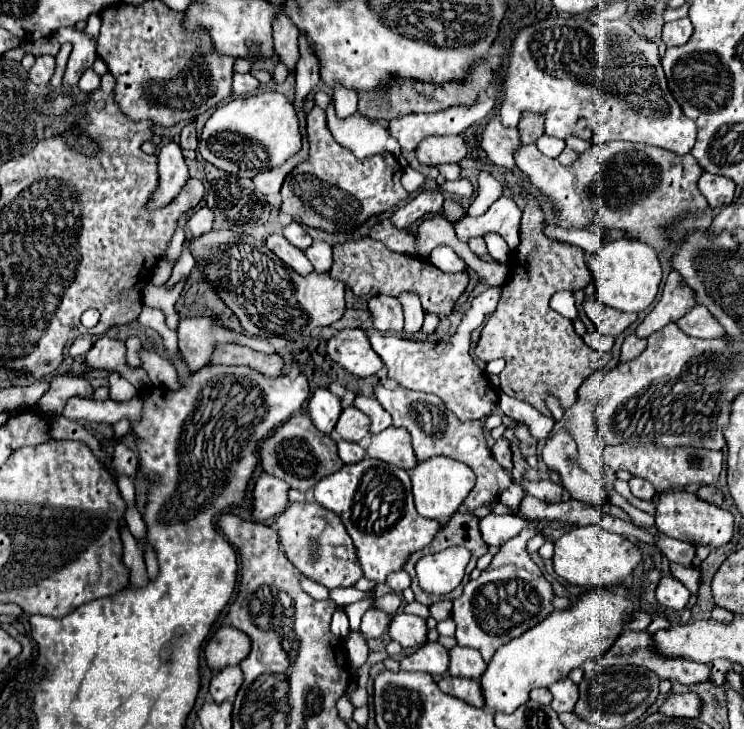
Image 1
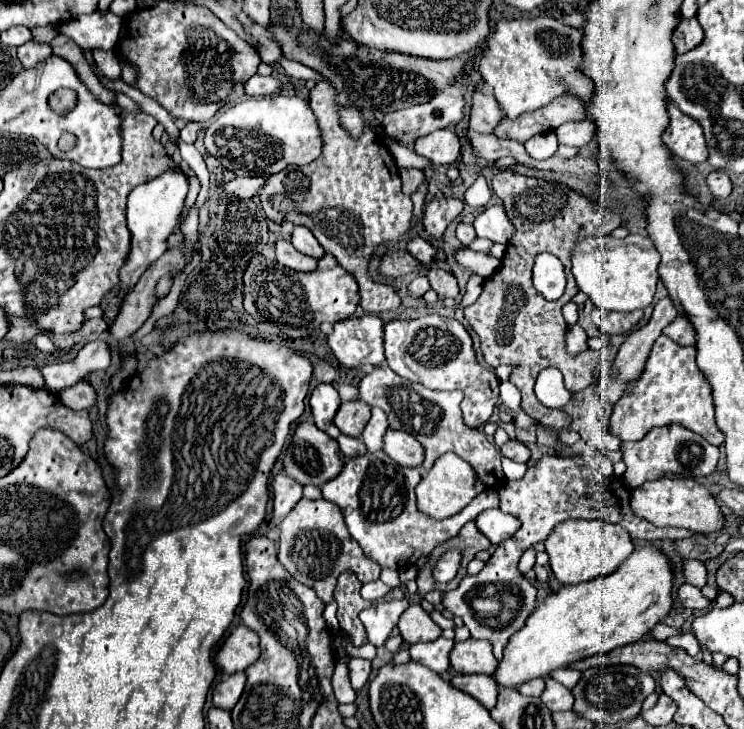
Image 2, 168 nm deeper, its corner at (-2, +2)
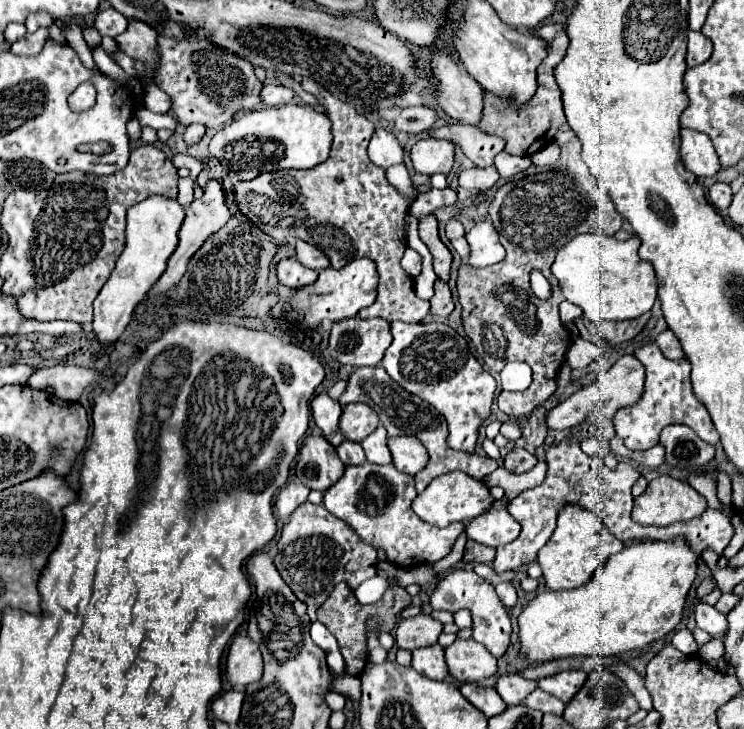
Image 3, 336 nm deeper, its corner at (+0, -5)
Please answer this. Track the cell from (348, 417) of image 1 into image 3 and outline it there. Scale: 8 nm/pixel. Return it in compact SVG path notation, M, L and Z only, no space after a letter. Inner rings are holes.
M349 404L343 408L339 428L353 442L365 440L379 426L379 416L367 404Z

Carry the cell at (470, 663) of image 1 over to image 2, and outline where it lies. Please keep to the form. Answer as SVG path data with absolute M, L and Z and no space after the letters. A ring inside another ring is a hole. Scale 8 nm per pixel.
M461 641L451 651L451 667L457 673L485 673L491 675L497 667L497 659L491 653L489 641Z

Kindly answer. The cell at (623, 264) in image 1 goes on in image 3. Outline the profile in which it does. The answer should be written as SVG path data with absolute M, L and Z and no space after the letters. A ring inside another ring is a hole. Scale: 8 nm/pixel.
M579 234L567 242L551 266L559 280L565 300L579 306L591 322L629 320L649 312L657 298L657 280L653 266L639 258L641 240L637 236L619 242L613 236Z

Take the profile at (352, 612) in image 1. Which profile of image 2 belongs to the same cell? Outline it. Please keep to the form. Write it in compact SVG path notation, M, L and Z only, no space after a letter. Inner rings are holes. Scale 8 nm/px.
M337 661L335 675L333 675L333 691L339 703L353 703L355 701L355 691L349 683L349 667L345 661Z

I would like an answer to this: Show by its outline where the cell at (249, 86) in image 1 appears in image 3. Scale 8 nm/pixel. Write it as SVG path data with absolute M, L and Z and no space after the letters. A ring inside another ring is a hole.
M267 84L261 90L261 98L265 106L281 106L281 104L289 104L295 98L295 94L291 88L283 84Z

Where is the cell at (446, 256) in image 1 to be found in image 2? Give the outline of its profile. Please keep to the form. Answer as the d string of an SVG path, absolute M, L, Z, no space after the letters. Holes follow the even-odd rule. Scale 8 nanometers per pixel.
M462 248L455 253L455 261L457 265L469 269L471 273L477 273L481 277L489 277L495 273L495 269L499 269L501 259L489 255L489 253L477 253L468 248Z

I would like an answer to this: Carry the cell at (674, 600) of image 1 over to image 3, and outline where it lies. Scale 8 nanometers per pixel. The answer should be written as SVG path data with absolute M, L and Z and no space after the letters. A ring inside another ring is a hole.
M699 602L695 606L695 620L697 620L697 626L703 628L707 634L711 636L725 636L725 630L727 630L727 618L725 614L717 612L713 606L707 606L703 602Z

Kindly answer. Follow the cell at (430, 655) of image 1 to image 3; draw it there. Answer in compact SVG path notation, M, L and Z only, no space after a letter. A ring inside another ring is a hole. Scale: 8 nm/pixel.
M439 644L413 650L411 666L419 674L423 674L427 678L433 678L433 680L443 680L449 674L447 664L445 664L445 656L443 656L443 648Z

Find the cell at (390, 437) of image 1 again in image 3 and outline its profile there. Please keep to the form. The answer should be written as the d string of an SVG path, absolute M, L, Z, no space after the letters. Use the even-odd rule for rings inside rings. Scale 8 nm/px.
M397 436L387 440L397 470L415 476L427 466L427 450L415 436Z

